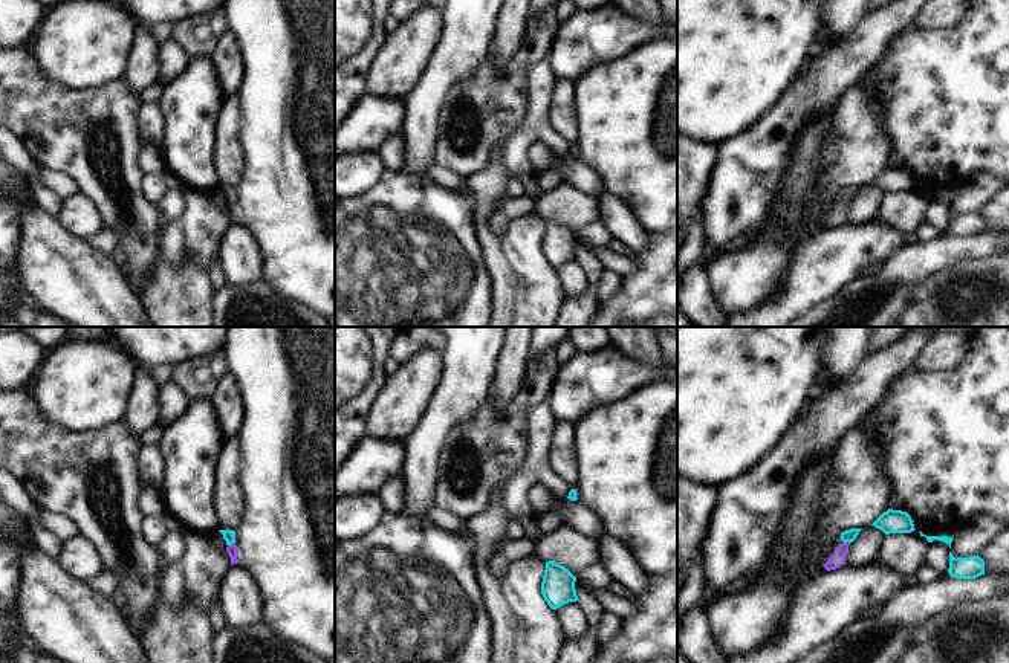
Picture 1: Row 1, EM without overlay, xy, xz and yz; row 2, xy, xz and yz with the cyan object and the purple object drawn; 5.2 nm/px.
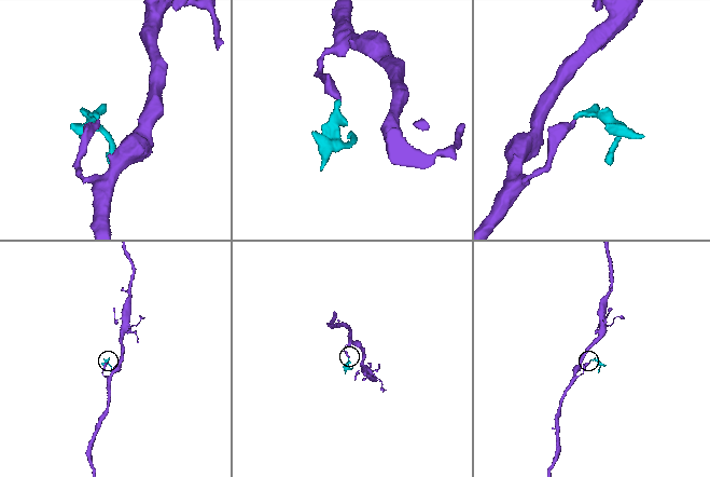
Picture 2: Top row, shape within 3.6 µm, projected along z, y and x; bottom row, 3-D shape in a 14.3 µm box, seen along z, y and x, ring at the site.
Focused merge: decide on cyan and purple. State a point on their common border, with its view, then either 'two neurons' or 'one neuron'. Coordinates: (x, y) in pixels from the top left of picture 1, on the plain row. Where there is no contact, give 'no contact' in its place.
xy (231, 200) | one neuron

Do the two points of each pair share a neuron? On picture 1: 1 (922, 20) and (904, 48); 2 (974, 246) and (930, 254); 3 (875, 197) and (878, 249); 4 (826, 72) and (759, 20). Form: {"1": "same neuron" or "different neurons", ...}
{"1": "different neurons", "2": "same neuron", "3": "different neurons", "4": "different neurons"}

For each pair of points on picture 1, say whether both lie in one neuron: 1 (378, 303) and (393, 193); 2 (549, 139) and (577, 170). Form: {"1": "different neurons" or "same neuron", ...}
{"1": "same neuron", "2": "different neurons"}

